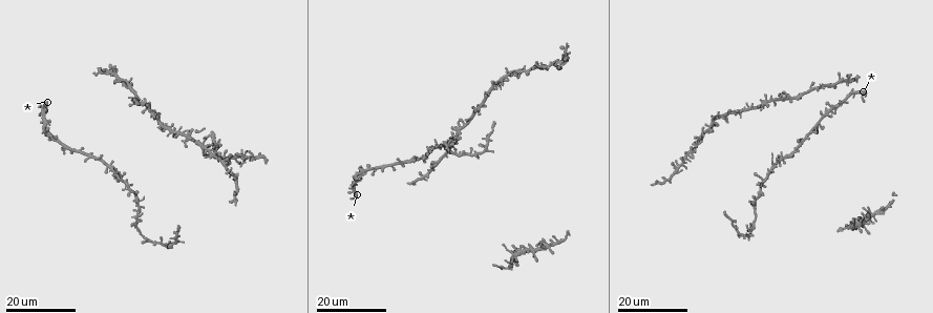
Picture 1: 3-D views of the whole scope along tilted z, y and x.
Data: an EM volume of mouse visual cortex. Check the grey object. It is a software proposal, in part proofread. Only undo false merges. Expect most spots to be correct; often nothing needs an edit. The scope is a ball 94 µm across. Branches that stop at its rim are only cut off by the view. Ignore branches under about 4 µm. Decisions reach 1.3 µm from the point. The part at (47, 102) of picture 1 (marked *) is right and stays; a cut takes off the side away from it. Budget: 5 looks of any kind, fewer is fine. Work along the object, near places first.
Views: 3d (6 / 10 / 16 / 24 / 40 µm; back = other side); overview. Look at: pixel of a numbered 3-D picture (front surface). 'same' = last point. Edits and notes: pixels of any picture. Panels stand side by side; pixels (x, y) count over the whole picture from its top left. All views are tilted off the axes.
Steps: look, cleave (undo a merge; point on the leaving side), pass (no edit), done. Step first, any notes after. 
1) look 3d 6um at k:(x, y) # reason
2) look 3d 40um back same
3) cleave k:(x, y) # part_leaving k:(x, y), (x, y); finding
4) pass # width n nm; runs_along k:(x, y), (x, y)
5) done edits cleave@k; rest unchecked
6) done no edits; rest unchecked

look 3d 16um at 1:(111, 163) # three arms meet

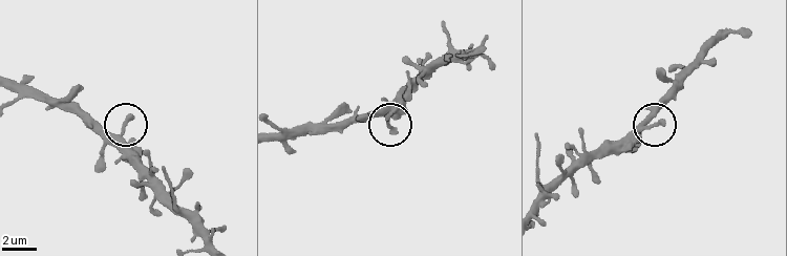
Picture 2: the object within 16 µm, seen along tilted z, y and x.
look 3d 6um at 2:(645, 128) # zoom in

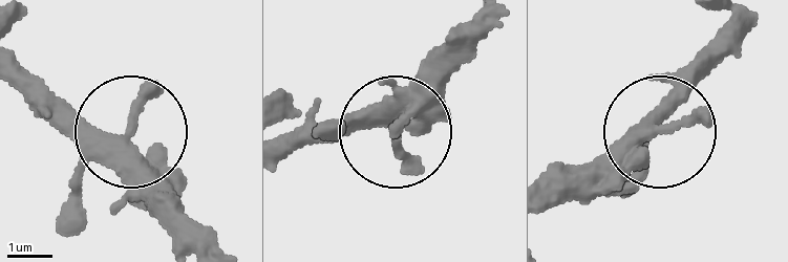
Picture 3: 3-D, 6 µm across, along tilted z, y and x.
pass # width 290 nm; all the same neuron

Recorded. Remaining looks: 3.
look 3d 16um at 1:(484, 150) # three arms meet

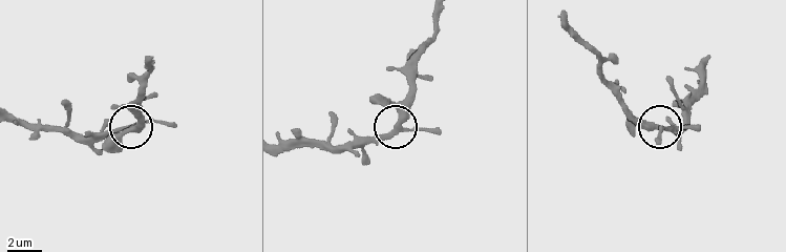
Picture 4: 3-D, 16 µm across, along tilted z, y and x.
look 3d 10um at 4:(397, 123)

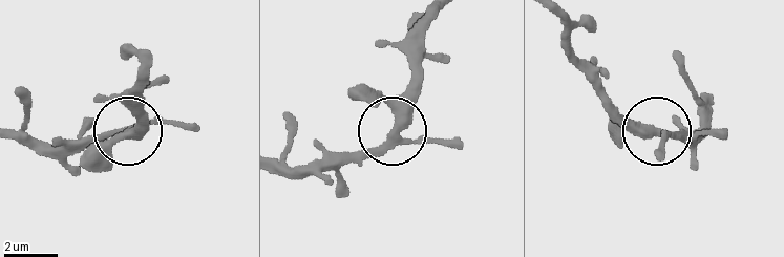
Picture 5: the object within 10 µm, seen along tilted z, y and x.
pass # width 260 nm; one neuron here

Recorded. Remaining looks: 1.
done no edits; rest unchecked

